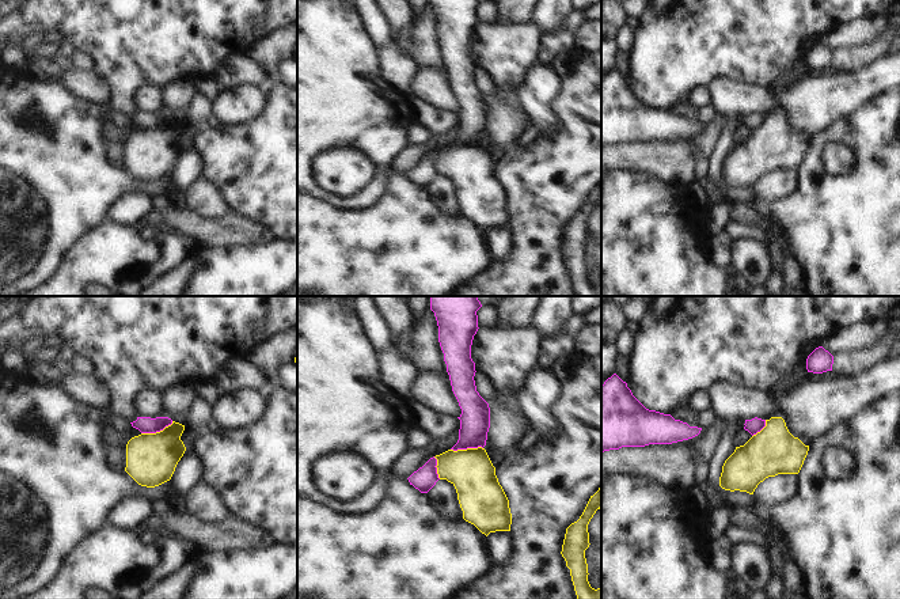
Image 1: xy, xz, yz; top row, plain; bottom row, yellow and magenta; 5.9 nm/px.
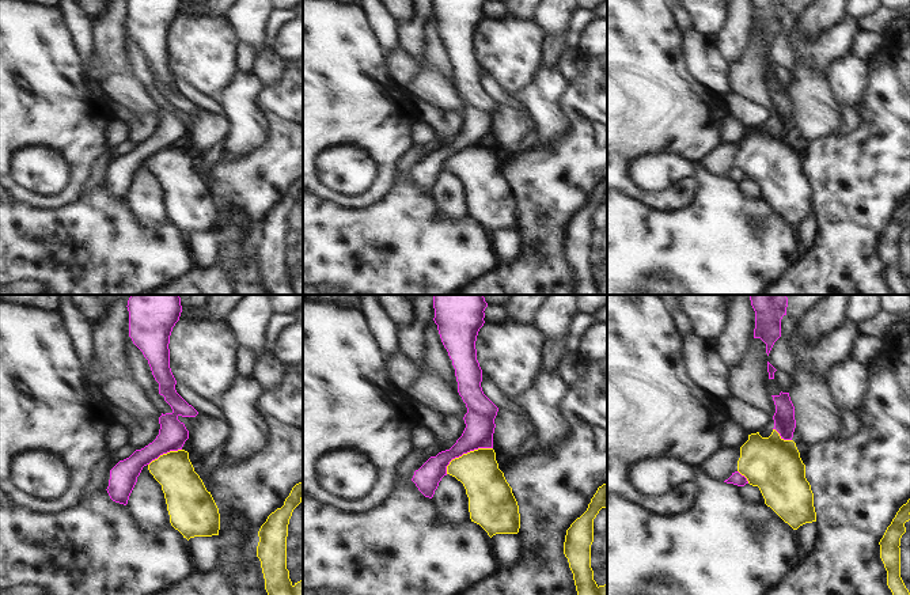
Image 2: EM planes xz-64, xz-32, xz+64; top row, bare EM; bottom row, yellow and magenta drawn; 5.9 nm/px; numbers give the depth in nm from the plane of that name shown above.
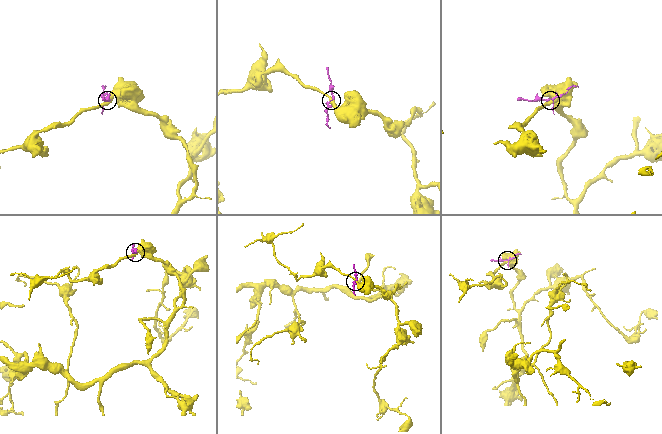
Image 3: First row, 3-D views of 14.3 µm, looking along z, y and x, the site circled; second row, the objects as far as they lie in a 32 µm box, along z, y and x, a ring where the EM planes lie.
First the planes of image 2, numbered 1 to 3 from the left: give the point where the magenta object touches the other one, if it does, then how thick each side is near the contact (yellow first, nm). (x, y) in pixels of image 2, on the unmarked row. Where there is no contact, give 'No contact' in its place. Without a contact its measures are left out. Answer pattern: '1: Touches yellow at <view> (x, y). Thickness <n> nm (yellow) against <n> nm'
1: Touches yellow at xz-64 (165, 150). Thickness 240 nm (yellow) against 170 nm
2: Touches yellow at xz-32 (465, 150). Thickness 260 nm (yellow) against 180 nm
3: Touches yellow at xz+64 (783, 135). Thickness 320 nm (yellow) against 130 nm

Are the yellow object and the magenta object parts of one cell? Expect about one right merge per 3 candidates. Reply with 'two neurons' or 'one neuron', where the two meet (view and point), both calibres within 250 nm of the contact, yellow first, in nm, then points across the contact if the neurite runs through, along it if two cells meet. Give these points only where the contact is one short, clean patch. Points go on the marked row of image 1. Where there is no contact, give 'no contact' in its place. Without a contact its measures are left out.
two neurons | xy (156, 432) | 300/100 nm

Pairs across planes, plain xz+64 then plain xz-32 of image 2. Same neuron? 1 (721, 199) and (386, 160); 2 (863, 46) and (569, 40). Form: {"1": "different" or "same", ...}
{"1": "different", "2": "same"}

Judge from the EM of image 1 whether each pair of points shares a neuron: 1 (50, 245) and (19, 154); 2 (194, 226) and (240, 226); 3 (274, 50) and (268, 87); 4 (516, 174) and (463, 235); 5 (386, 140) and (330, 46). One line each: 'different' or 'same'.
1: same
2: same
3: different
4: different
5: same

